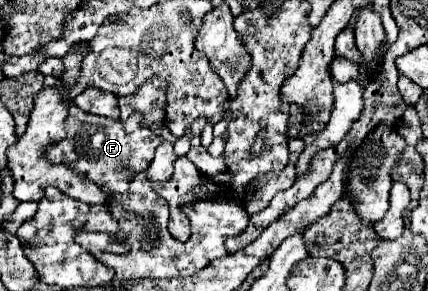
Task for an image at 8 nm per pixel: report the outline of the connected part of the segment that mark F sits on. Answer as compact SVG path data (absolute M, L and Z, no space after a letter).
M70 104L68 120L64 120L66 138L60 140L60 144L52 144L52 148L48 148L48 160L52 160L52 164L68 164L68 168L84 174L106 194L126 192L132 176L148 168L154 158L154 150L160 144L160 138L154 136L154 132L140 122L140 114L130 116L122 124L120 120L88 114L76 104Z

